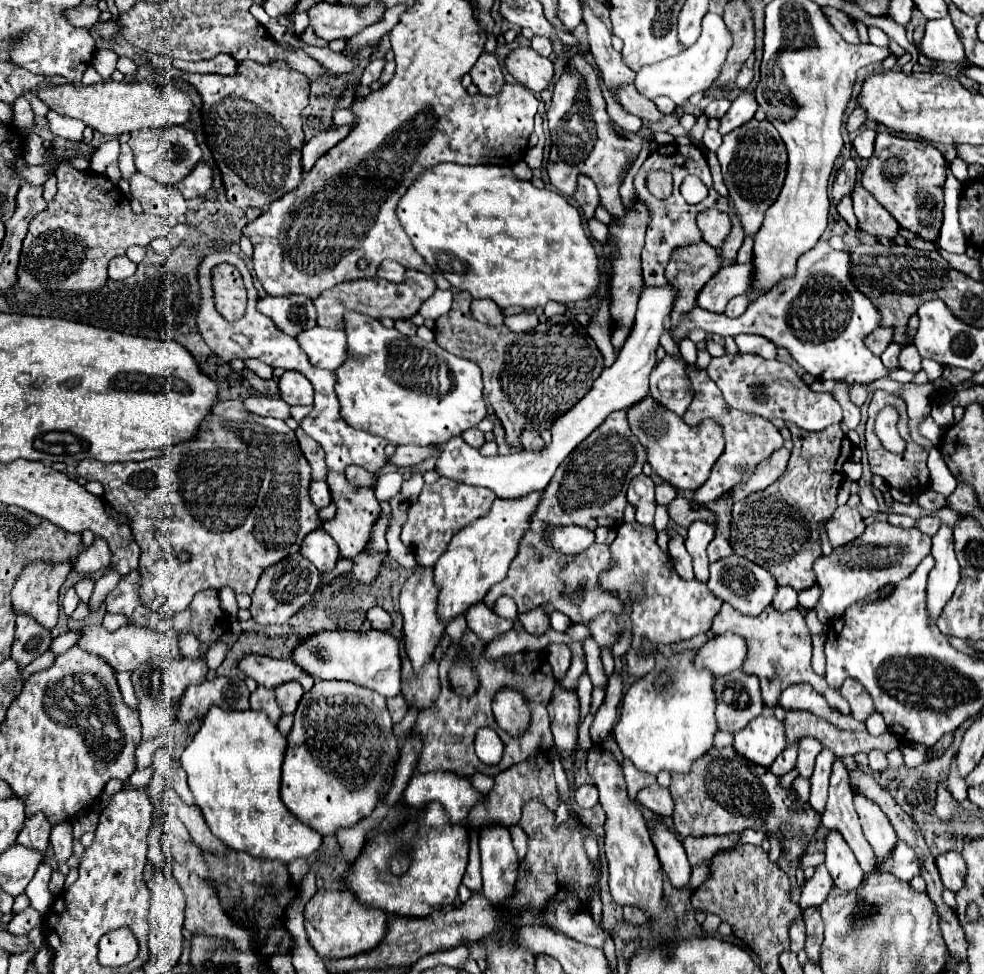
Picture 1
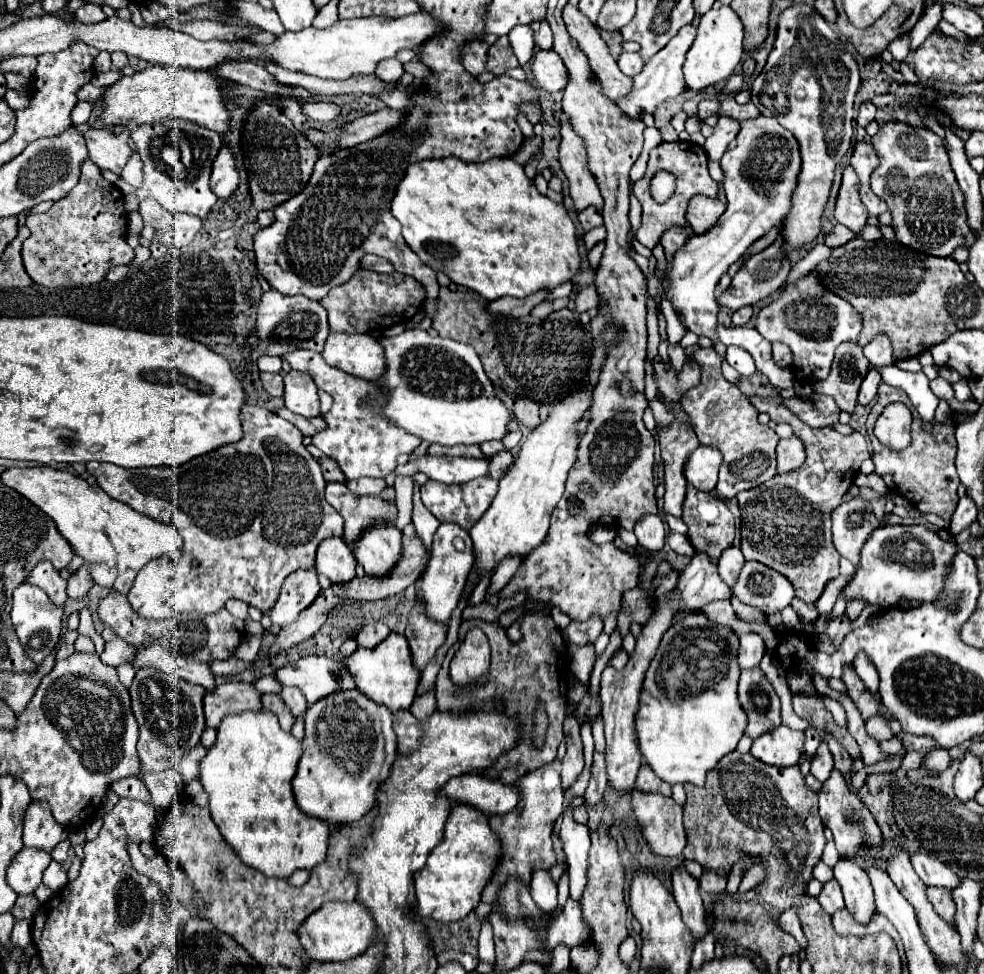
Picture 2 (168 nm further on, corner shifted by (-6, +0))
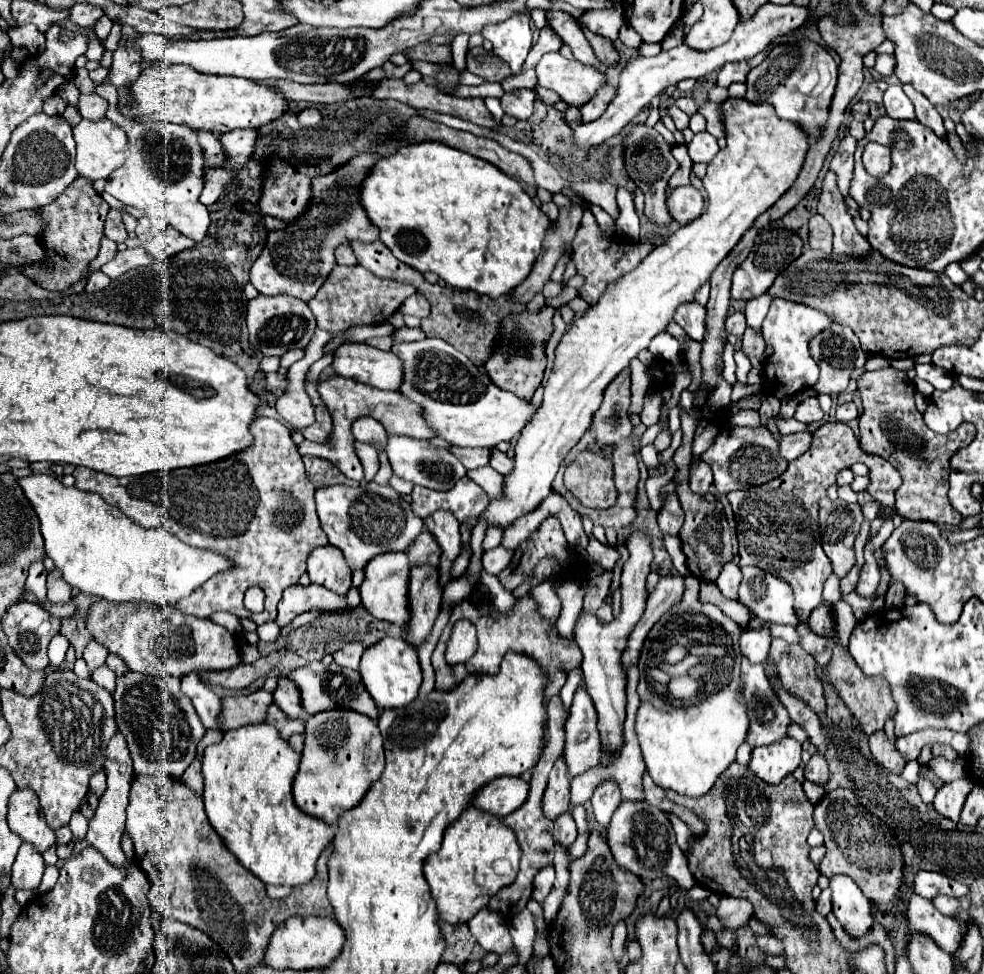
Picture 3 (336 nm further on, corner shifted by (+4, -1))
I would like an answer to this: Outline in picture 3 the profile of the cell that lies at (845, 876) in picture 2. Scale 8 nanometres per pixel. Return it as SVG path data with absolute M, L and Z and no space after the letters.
M835 875L831 879L833 913L849 937L863 937L873 927L873 905L849 877Z

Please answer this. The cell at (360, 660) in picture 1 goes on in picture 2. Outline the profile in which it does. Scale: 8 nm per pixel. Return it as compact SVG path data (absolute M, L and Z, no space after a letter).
M391 632L383 642L379 642L375 648L357 648L353 654L345 656L341 664L351 672L357 690L367 694L371 700L385 704L393 712L401 708L409 708L415 700L415 690L419 684L419 674L413 668L411 652L407 646L407 640L403 634Z

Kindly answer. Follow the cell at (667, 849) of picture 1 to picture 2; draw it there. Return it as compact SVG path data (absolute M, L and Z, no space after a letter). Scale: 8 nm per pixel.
M685 866L673 870L673 896L683 914L685 926L699 940L707 934L705 926L705 908L699 896L699 882L693 878Z

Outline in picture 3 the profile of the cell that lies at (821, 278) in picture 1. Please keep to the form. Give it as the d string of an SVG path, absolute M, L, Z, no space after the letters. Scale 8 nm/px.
M773 299L761 329L765 343L773 345L775 349L775 353L763 365L763 391L781 387L785 395L795 395L803 389L813 387L819 378L819 367L809 353L809 339L821 333L821 329L825 329L831 323L833 321L817 309L787 299Z

